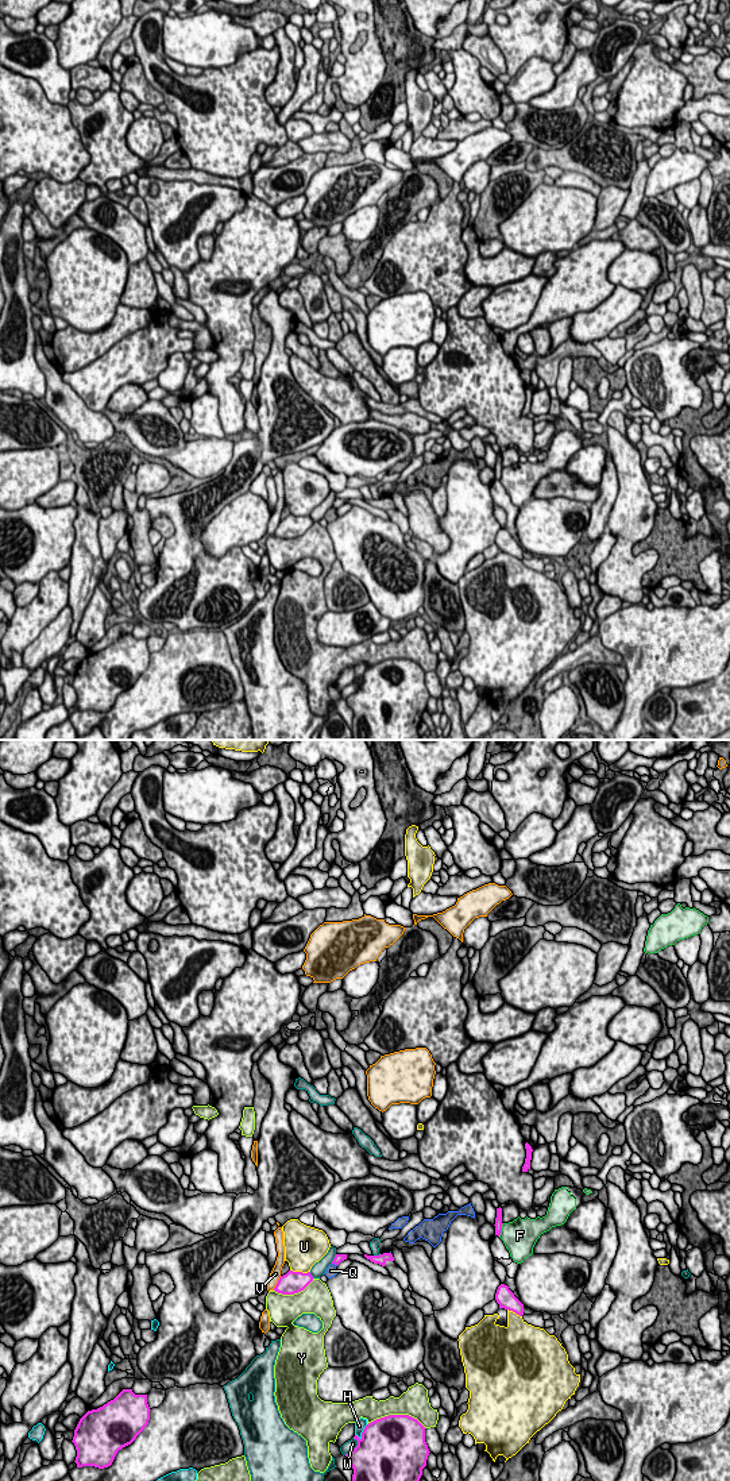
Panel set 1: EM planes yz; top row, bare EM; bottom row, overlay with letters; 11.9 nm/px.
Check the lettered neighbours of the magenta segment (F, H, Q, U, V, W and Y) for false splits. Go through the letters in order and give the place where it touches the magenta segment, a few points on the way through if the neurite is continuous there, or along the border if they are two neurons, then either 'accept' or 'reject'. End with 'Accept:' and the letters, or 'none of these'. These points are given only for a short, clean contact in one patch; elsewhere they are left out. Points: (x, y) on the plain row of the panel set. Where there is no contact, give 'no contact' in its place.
F: contact yz (501, 474); reject
H: contact yz (362, 677); reject
Q: contact yz (335, 508); reject
U: contact yz (300, 516); reject
V: contact yz (277, 527); reject
W: contact yz (355, 691); reject
Y: contact yz (397, 659); reject
Accept: none of these

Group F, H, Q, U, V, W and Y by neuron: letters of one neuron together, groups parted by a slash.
F / H / Q / U / V / W / Y

